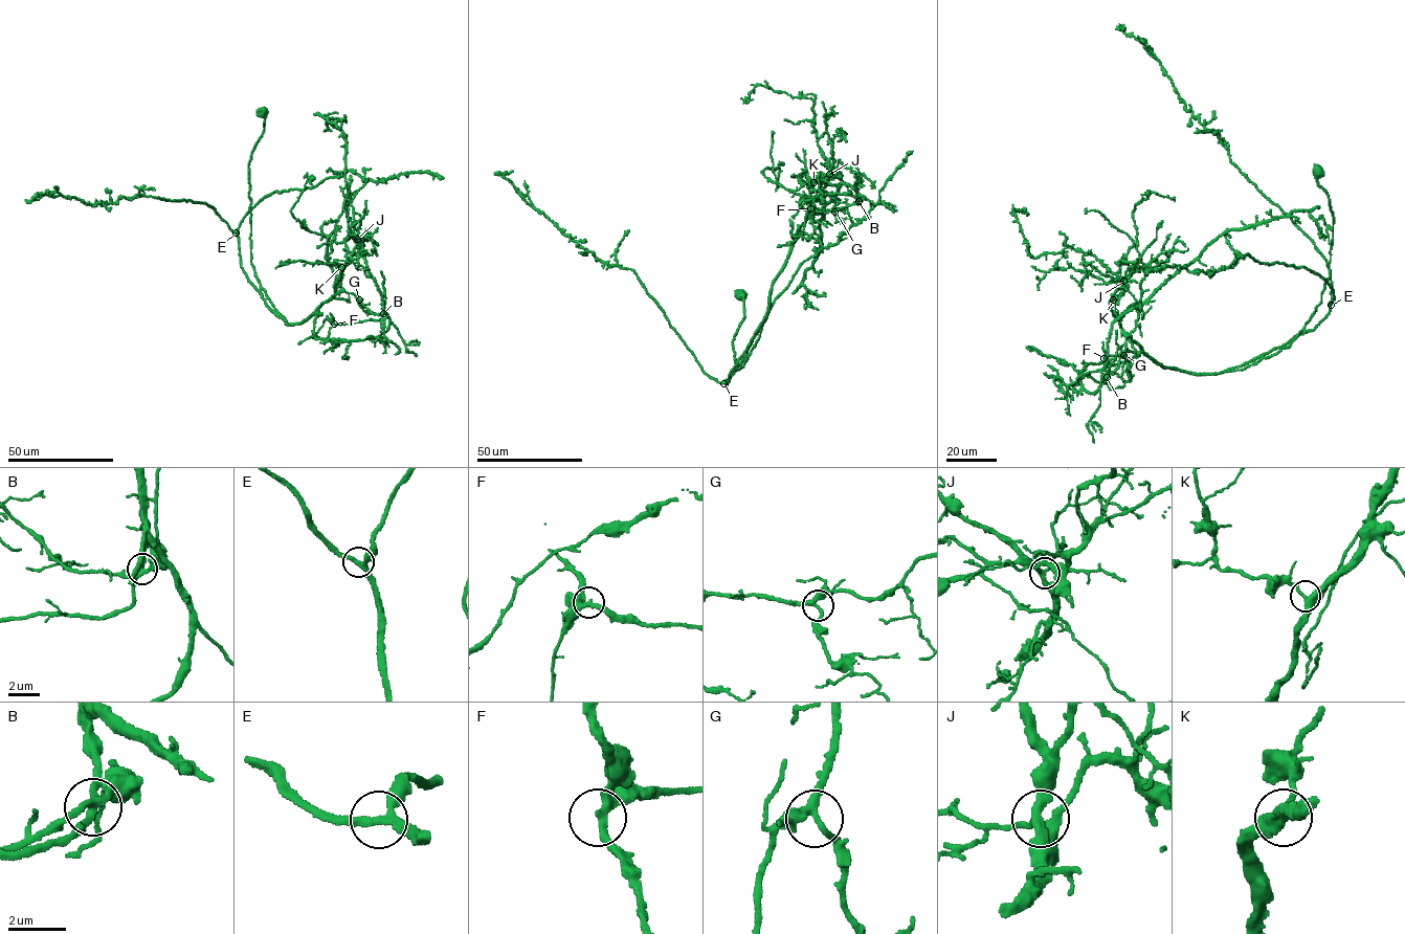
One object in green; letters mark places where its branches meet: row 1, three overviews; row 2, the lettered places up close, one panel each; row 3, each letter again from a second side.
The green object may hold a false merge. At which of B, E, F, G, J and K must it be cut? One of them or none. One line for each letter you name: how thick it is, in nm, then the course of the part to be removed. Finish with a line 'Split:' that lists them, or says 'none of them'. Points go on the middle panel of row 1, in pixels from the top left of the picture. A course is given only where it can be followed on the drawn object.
B: calibre 280 nm; course (859, 201), (855, 187), (843, 183), (822, 212), (820, 251), (802, 284), (805, 301), (818, 310)
Split: B

